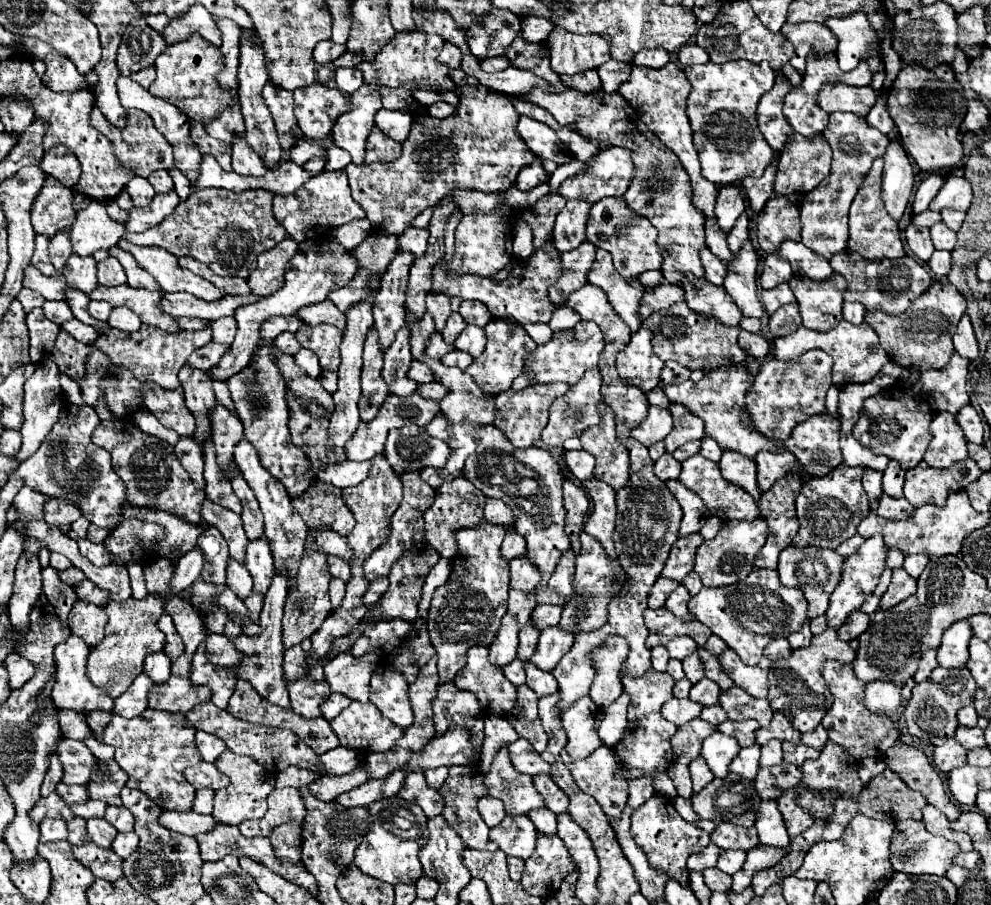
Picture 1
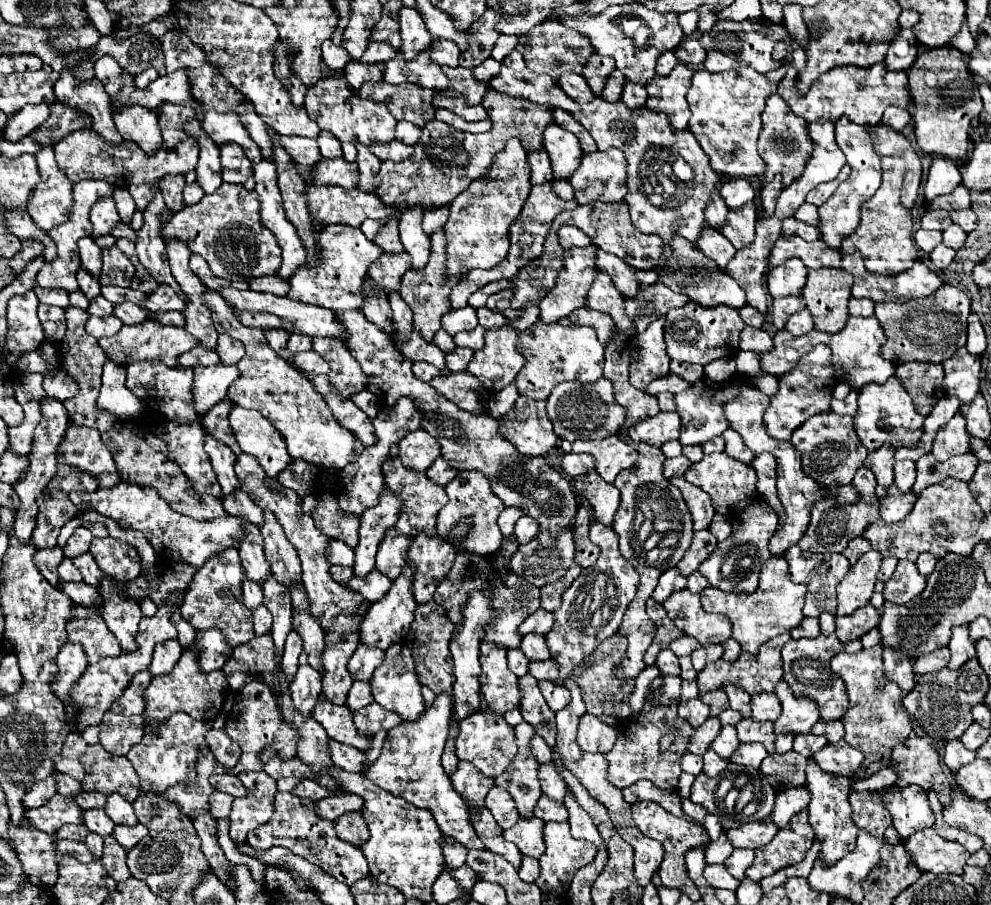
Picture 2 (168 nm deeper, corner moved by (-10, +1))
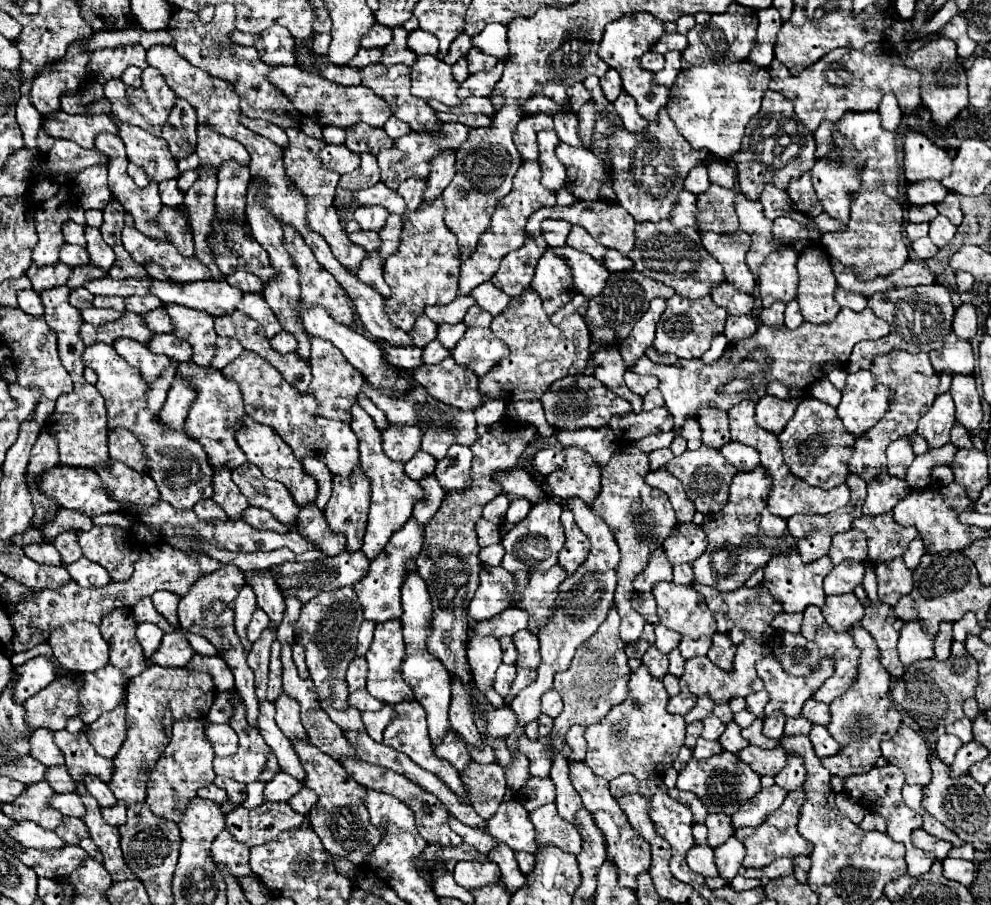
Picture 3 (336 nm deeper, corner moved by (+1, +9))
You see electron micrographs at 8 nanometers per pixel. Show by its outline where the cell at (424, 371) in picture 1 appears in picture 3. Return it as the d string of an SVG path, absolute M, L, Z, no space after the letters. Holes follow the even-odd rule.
M387 346L387 360L393 366L405 368L405 370L415 370L423 364L423 350L413 346L413 348L397 348L397 346Z

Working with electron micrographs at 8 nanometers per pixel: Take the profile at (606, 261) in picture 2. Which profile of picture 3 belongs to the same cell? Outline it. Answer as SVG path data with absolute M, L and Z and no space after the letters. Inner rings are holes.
M573 226L569 236L567 236L567 246L577 248L581 252L591 254L599 264L605 264L605 256L607 256L607 248L601 246L599 242L595 242L589 232L585 232L581 226Z

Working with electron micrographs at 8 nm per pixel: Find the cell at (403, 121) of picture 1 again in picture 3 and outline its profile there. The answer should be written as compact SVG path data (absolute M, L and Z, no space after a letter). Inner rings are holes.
M391 116L383 128L385 128L387 136L389 136L389 138L393 138L393 140L411 132L411 128L409 128L409 126L405 126L405 124L403 124L399 118L395 118L395 116Z

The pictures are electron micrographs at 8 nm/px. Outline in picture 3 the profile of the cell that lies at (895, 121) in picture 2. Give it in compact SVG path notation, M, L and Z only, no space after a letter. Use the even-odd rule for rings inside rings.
M885 94L881 104L879 104L879 116L881 116L881 126L889 132L897 132L899 124L901 124L901 118L903 118L903 112L897 104L897 98L893 94Z

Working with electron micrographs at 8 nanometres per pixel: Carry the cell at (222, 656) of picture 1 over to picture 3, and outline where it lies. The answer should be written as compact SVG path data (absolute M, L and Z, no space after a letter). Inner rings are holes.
M175 630L175 632L169 632L163 636L163 642L161 642L159 650L151 656L151 662L159 664L159 666L181 668L191 662L193 654L195 654L195 650L191 648L185 632Z

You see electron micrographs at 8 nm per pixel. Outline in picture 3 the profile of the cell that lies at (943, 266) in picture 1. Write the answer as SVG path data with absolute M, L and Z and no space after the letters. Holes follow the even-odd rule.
M929 236L919 238L919 240L915 240L915 242L913 242L913 252L915 252L921 260L933 258L933 256L937 254L937 250L939 250L939 248L931 242L931 238L929 238Z

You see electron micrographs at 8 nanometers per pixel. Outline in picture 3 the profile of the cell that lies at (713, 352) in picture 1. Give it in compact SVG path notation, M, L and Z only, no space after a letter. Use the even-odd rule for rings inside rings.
M673 296L667 300L667 308L661 314L661 320L657 324L657 338L655 338L655 350L659 354L675 354L677 358L699 358L705 350L709 350L711 340L723 332L725 320L727 320L725 308L717 306L711 296L705 298L683 298L683 296Z

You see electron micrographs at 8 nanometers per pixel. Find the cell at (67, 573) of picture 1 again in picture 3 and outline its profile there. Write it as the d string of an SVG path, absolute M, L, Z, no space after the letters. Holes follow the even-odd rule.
M51 542L25 546L25 548L23 548L23 552L25 552L25 554L27 554L31 560L35 560L35 562L39 562L39 564L63 566L63 562L61 562L61 556L59 556L59 552L53 548L53 544L51 544Z

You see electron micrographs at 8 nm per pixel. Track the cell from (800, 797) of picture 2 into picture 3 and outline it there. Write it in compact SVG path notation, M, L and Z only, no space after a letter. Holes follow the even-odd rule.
M789 756L787 766L775 776L777 786L781 786L783 790L797 790L803 786L805 782L805 768L803 768L803 760L797 756Z

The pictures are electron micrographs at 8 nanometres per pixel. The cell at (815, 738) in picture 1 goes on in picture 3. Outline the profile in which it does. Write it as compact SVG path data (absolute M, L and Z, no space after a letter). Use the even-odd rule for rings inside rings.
M809 698L805 702L805 708L803 708L803 718L811 720L813 724L821 724L821 726L827 726L831 722L831 714L829 714L829 706L823 704L823 702L815 702L813 698Z

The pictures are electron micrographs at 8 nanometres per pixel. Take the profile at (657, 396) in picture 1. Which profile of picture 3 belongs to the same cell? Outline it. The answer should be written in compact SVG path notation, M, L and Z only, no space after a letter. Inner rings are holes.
M653 388L643 396L643 410L653 410L657 406L663 406L663 396L657 388Z

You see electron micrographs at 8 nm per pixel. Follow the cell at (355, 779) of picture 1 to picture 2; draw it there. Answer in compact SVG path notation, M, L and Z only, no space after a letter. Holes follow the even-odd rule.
M300 780L296 784L296 788L292 790L292 794L300 796L300 798L308 798L308 800L322 800L322 798L330 796L330 790L324 788L324 786L320 786L314 780Z

